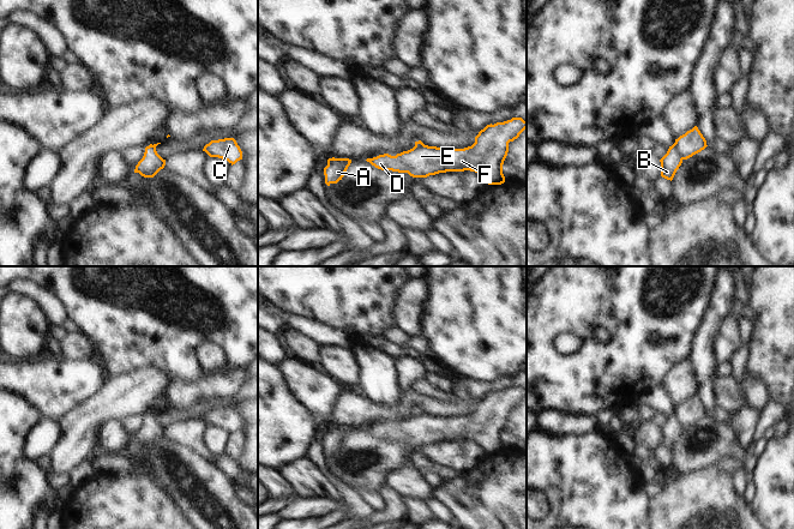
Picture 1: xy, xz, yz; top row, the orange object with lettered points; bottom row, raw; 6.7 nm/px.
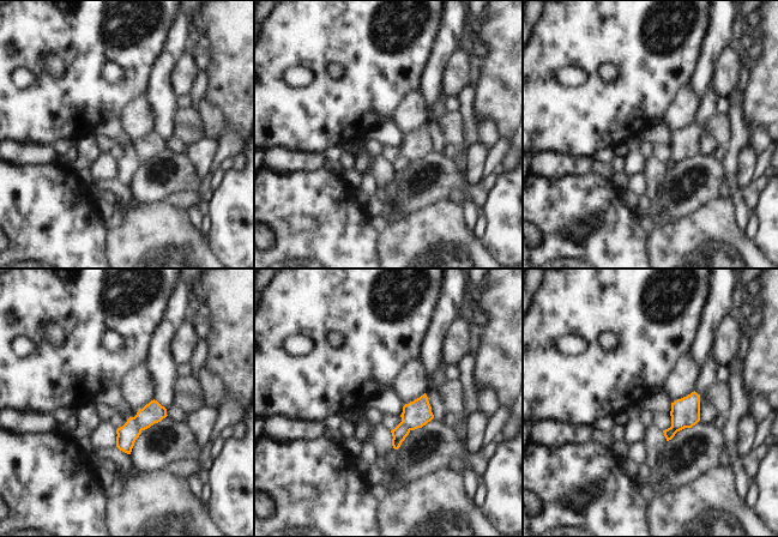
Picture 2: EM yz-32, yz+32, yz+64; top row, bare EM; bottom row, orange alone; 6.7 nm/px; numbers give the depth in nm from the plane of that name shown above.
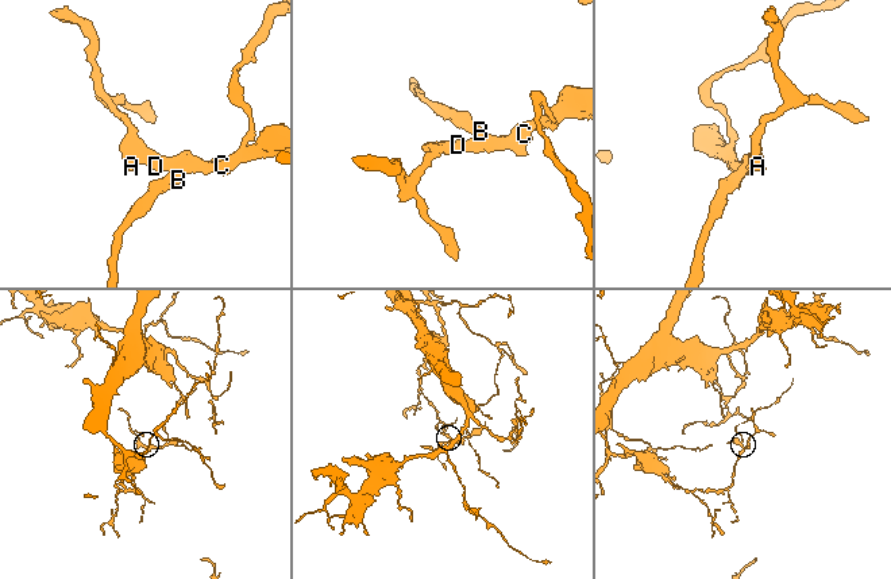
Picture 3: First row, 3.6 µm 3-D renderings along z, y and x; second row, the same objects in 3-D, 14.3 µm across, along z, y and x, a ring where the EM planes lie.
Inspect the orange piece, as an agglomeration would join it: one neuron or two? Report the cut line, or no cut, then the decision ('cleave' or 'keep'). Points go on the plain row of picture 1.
cut in yz along (672, 414), (683, 427); cleave

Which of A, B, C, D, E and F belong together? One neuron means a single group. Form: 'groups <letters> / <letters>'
groups A C D E F / B

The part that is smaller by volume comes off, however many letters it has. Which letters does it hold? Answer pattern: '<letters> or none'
A, C, D, E, F

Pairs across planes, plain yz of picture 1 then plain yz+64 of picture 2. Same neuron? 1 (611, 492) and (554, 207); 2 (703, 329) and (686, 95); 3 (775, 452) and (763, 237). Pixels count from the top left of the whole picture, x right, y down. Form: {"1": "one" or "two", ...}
{"1": "one", "2": "two", "3": "one"}

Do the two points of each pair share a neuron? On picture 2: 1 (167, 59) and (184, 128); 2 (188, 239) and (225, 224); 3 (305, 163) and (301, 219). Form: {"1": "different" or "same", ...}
{"1": "different", "2": "different", "3": "different"}

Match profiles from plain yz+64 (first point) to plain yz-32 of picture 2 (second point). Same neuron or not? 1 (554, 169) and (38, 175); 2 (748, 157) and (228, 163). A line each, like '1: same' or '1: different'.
1: different
2: different

